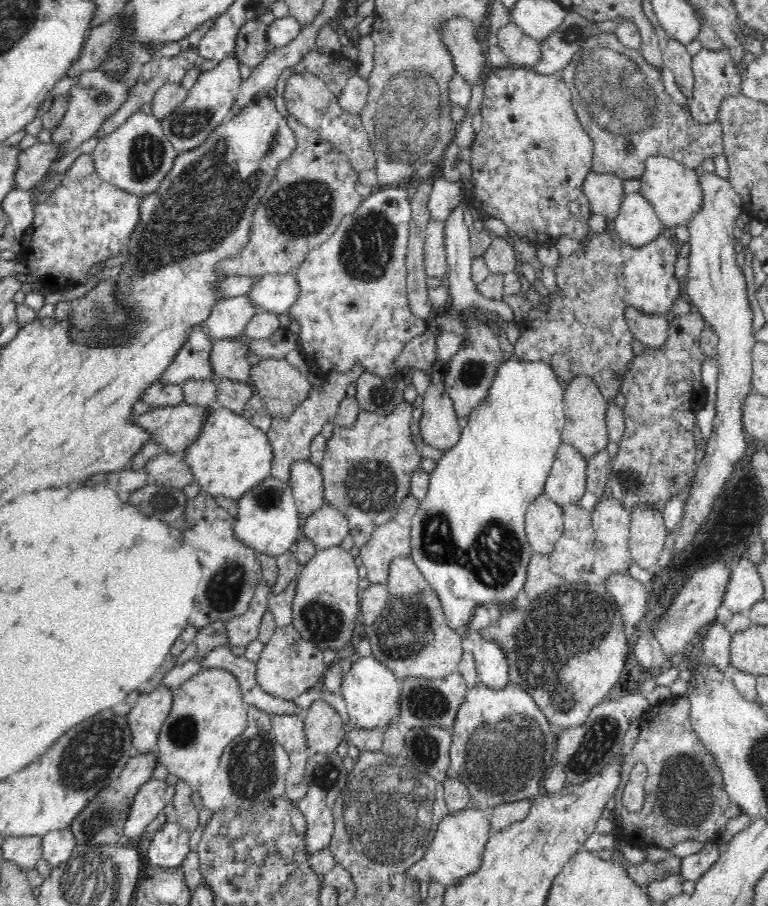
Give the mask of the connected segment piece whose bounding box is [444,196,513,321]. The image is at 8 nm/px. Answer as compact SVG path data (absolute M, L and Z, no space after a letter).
M466 196L456 203L456 208L450 212L448 218L444 221L445 225L445 249L447 252L447 274L446 281L449 287L450 311L459 316L459 312L464 309L481 309L486 310L492 316L501 315L506 321L512 321L512 309L508 303L501 300L492 300L483 297L478 289L477 284L471 279L471 262L474 256L472 246L470 245L470 234L472 231L465 224L465 213L467 212L467 203L469 199Z

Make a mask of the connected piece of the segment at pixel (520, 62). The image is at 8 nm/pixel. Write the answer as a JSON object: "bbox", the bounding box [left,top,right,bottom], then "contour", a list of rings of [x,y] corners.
{"bbox":[498,20,540,66],"contour":[[[511,20],[498,29],[498,45],[513,66],[532,66],[540,58],[539,43]]]}

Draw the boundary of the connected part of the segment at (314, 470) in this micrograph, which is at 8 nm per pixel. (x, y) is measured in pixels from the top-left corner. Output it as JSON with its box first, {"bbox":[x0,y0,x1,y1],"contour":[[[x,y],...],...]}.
{"bbox":[288,459,325,518],"contour":[[[310,459],[293,460],[290,466],[288,483],[300,516],[306,518],[325,502],[322,475],[318,466]]]}

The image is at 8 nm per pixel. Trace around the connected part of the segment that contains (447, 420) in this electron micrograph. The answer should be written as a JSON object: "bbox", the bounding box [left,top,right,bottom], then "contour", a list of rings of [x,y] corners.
{"bbox":[414,364,461,452],"contour":[[[439,364],[433,367],[430,385],[423,395],[423,404],[416,412],[417,421],[414,430],[420,435],[424,444],[444,452],[457,443],[461,428],[458,425],[458,416],[452,399],[441,387],[439,368]]]}

